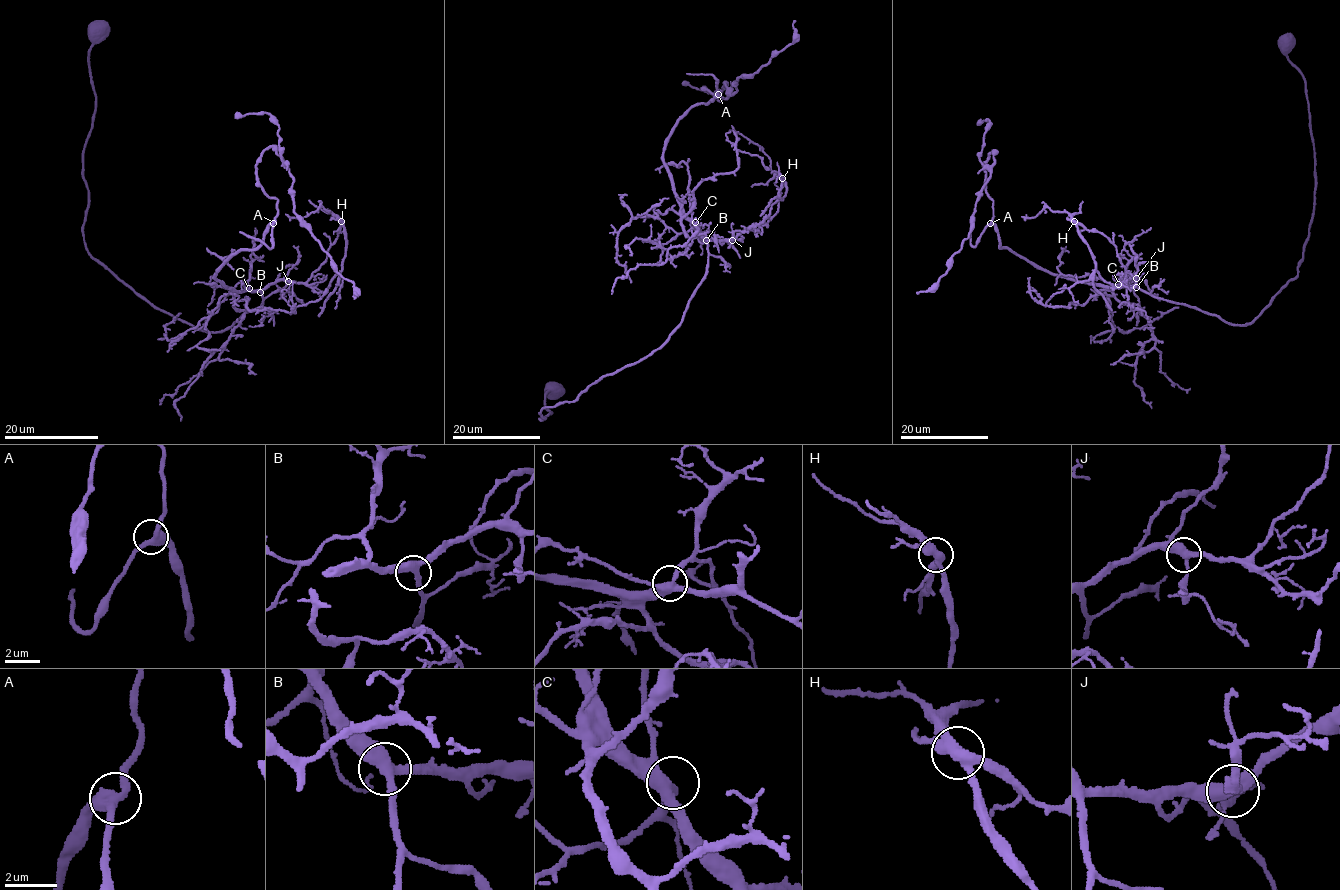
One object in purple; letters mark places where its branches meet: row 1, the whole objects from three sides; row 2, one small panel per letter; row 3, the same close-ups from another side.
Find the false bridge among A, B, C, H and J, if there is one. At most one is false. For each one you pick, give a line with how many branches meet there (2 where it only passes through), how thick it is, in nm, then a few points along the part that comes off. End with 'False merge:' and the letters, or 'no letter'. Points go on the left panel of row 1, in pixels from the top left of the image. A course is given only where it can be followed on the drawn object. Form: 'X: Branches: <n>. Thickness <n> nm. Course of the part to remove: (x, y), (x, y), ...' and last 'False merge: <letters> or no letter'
H: Branches: 3. Thickness 380 nm. Course of the part to remove: (341, 222), (346, 252), (339, 284), (325, 301), (319, 317)
False merge: H

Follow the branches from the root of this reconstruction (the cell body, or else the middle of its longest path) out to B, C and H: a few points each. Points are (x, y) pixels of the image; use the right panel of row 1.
B: (1286, 39), (1286, 57), (1305, 81), (1315, 155), (1313, 214), (1297, 274), (1244, 325), (1136, 287)
C: (1286, 39), (1286, 57), (1305, 81), (1315, 155), (1313, 214), (1297, 274), (1244, 325), (1118, 284)
H: (1286, 39), (1305, 81), (1313, 214), (1297, 274), (1250, 324), (1146, 293), (1116, 247), (1074, 222)

